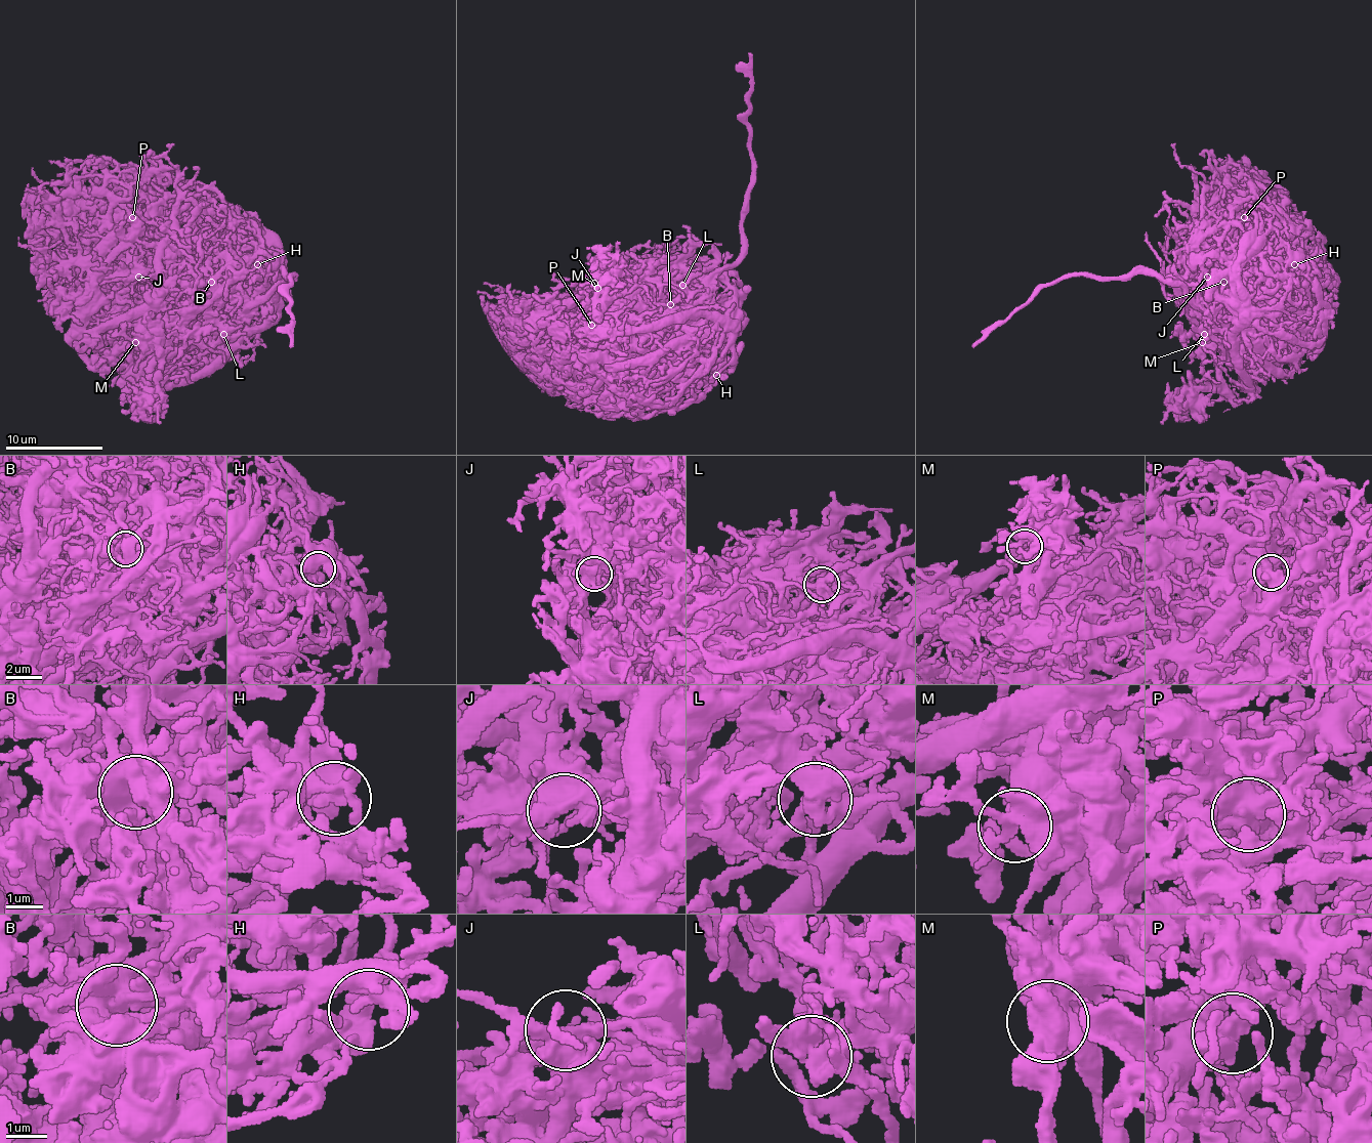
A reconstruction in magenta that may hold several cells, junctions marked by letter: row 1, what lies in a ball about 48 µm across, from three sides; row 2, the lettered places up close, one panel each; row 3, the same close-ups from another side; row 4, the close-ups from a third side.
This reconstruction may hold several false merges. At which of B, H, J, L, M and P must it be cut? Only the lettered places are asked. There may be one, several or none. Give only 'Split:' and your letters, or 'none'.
Split: B, L

